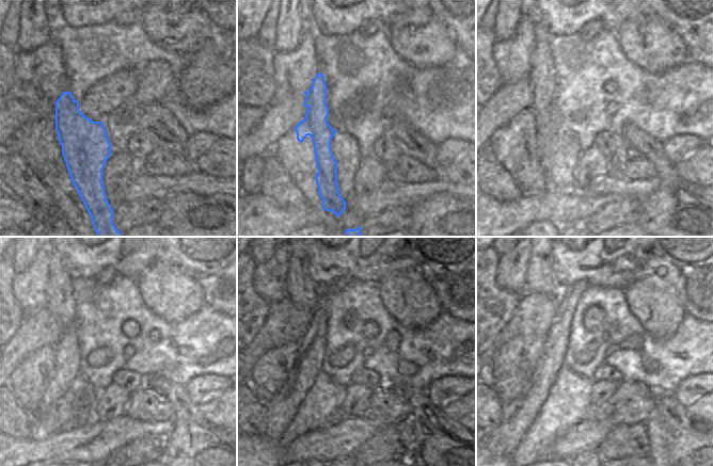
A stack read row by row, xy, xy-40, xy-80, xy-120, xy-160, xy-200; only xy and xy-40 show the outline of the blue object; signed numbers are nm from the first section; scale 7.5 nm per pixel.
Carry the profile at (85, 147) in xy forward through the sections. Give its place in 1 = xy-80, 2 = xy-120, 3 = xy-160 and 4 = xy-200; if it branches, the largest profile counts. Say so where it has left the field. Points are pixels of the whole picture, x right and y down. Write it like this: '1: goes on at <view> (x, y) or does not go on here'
1: goes on at xy-80 (541, 67)
2: goes on at xy-120 (61, 302)
3: goes on at xy-160 (301, 289)
4: goes on at xy-200 (540, 277)

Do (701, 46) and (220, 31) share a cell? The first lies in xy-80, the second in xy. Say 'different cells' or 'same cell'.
same cell

